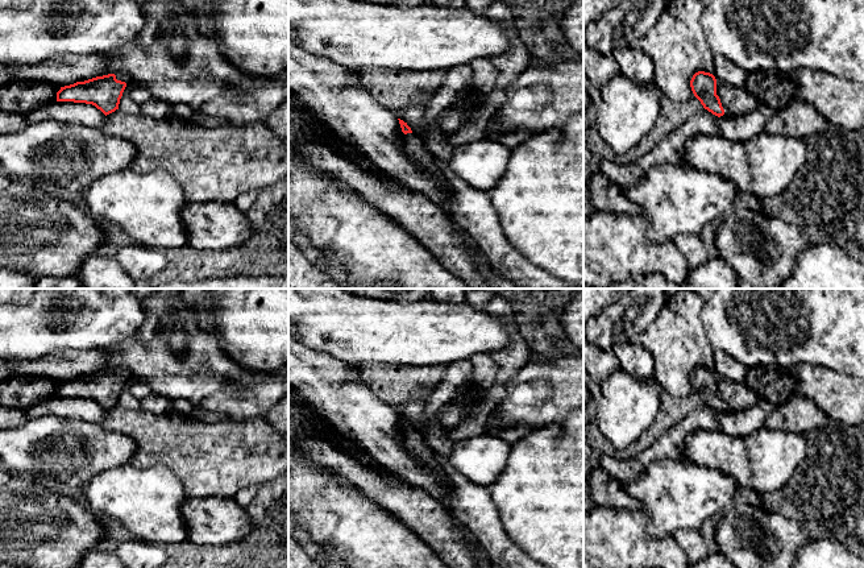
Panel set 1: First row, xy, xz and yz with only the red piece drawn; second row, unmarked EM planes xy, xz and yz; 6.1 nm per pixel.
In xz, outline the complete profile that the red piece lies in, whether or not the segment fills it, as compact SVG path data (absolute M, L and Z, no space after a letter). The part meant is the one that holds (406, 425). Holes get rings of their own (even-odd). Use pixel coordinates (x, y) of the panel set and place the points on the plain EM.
M400 414L398 415L402 427L404 428L404 448L415 460L443 476L443 470L436 464L440 455L437 455L431 447L427 445L425 438L423 435L418 435L415 432L407 418Z

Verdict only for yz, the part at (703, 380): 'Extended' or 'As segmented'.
Extended

